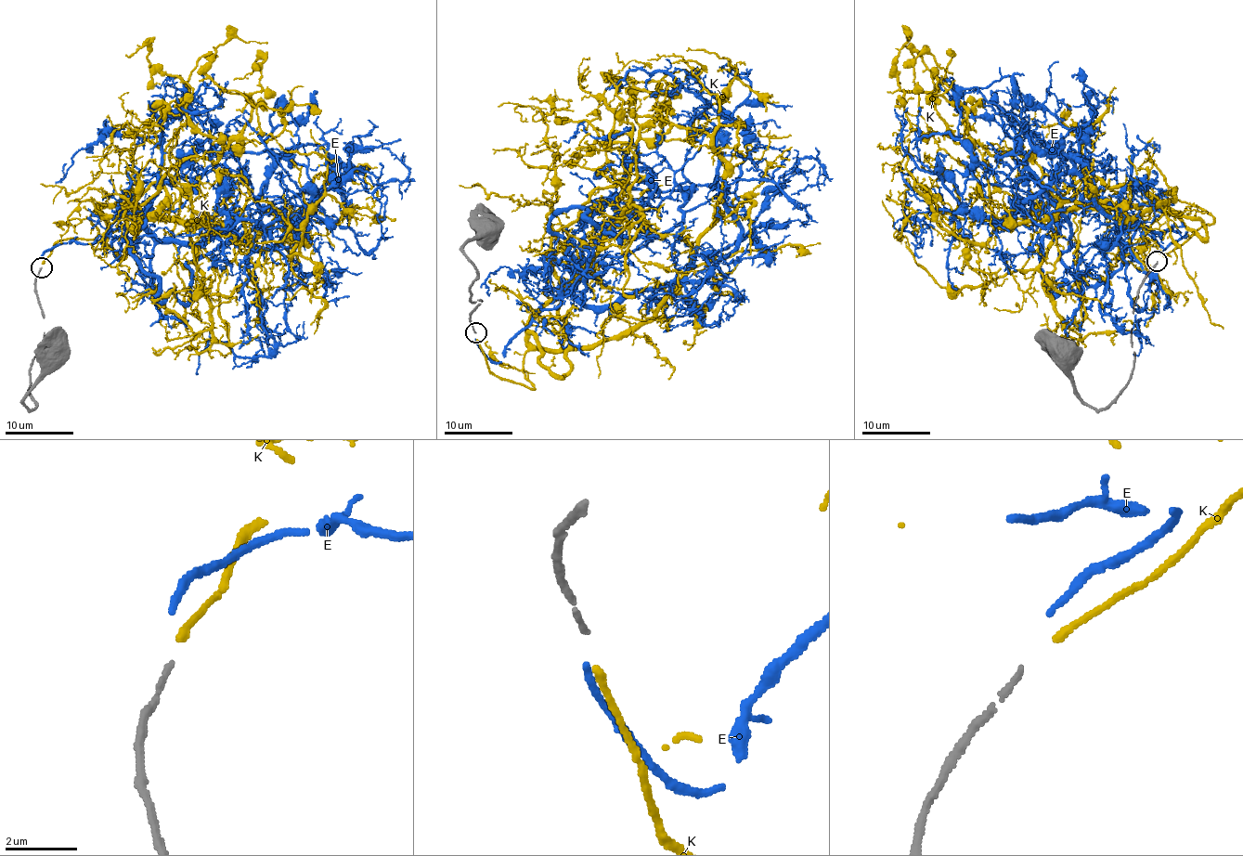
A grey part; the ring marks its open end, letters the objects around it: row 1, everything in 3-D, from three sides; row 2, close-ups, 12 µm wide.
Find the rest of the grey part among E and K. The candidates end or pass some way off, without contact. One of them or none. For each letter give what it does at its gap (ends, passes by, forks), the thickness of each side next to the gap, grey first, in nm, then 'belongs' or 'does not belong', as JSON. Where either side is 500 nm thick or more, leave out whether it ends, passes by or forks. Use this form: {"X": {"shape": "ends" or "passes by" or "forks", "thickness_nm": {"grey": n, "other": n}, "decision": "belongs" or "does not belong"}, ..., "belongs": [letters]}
{"E": {"shape": "ends", "thickness_nm": {"grey": 140, "other": 180}, "decision": "does not belong"}, "K": {"shape": "ends", "thickness_nm": {"grey": 140, "other": 200}, "decision": "belongs"}, "belongs": ["K"]}

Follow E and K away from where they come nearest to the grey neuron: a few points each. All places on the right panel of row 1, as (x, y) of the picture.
E: (1162, 252), (1186, 232), (1121, 214), (1072, 150), (1046, 205), (1066, 239), (976, 87), (956, 136)
K: (1162, 256), (1212, 223), (1176, 189), (1128, 216), (1063, 201), (973, 242), (938, 223), (907, 154), (880, 143)

